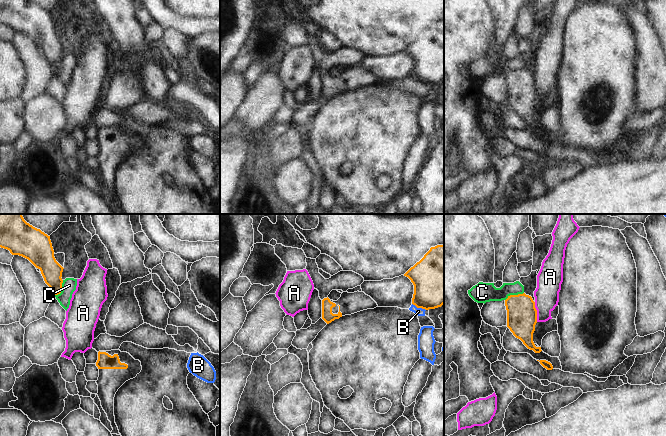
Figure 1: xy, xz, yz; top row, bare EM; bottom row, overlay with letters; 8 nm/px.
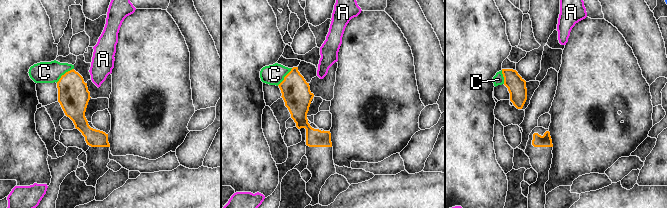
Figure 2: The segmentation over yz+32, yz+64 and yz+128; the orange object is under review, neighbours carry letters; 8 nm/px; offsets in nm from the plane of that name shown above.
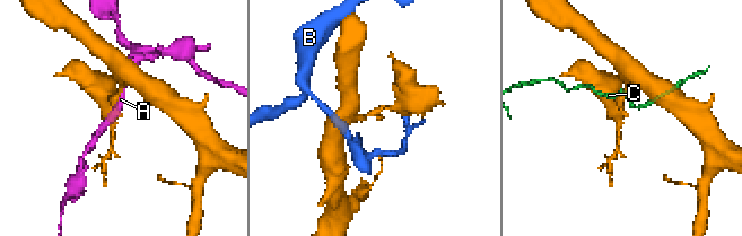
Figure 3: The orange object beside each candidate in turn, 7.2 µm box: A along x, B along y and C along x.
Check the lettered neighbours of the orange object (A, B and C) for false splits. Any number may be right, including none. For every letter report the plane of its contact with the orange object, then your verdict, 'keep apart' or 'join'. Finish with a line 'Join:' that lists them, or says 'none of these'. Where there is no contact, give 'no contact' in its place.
A: yz | keep apart
B: xz | keep apart
C: yz | keep apart
Join: none of these

